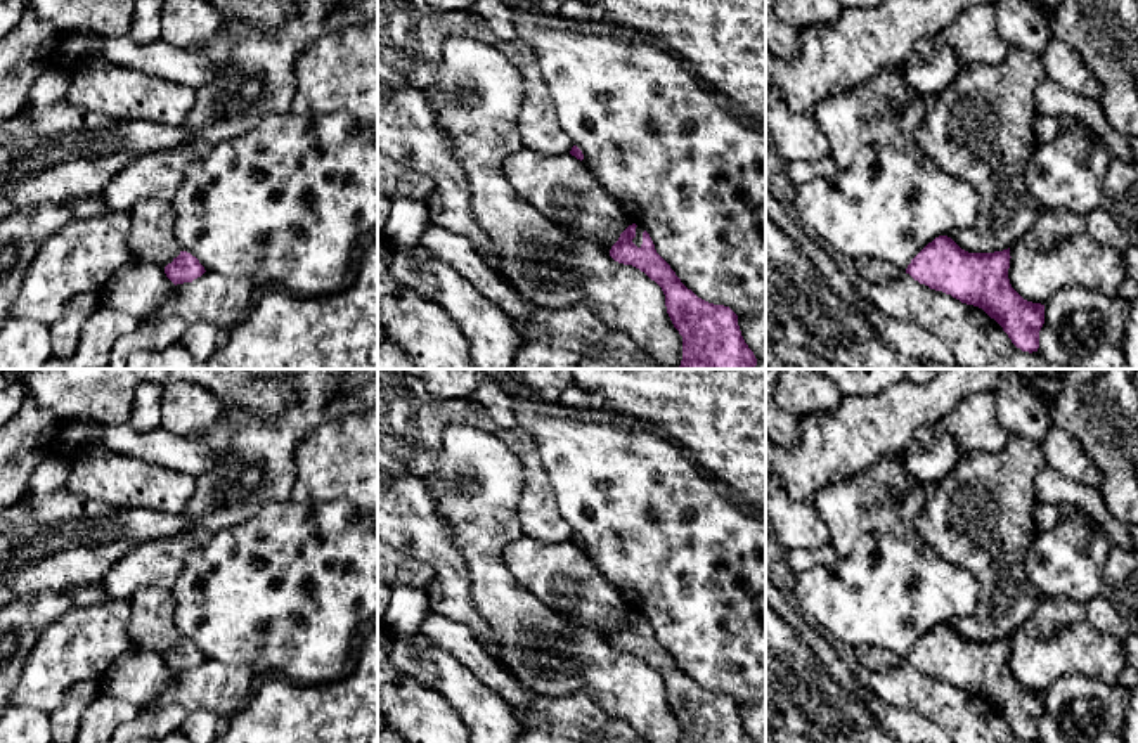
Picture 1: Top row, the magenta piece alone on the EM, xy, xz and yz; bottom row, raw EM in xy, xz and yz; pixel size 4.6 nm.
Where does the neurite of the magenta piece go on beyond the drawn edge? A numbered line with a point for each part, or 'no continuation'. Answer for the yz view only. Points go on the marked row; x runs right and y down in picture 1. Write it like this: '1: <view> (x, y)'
no continuation

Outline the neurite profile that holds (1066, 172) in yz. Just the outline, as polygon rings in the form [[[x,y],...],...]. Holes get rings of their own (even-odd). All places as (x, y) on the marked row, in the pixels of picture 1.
[[[1062,128],[1029,159],[1025,187],[1039,208],[1088,215],[1100,204],[1100,180],[1109,159],[1109,151],[1098,149],[1077,128]]]

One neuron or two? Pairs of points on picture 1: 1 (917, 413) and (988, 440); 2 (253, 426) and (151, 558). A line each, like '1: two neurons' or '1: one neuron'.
1: two neurons
2: one neuron

